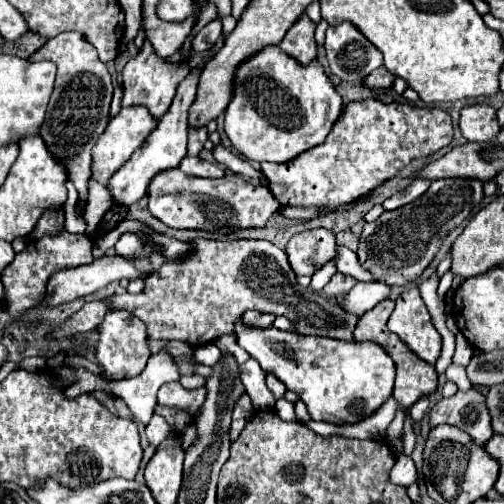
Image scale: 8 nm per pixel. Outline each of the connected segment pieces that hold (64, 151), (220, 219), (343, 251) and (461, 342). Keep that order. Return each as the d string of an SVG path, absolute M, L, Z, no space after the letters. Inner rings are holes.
M60 33L58 37L46 41L30 61L54 61L58 67L54 93L50 97L46 117L40 125L40 137L44 139L52 157L66 169L68 179L78 189L78 207L80 217L84 215L88 201L88 179L90 179L90 161L92 147L98 137L104 133L110 121L110 101L112 101L112 81L106 65L98 59L96 49L84 41L80 33Z
M170 169L170 173L162 173L154 177L148 189L148 209L150 213L160 219L164 225L174 229L204 229L220 235L230 235L236 229L250 229L250 227L266 227L270 215L278 211L278 201L270 197L270 189L264 185L254 185L240 175L224 175L222 179L200 179L188 177L180 169Z
M338 245L338 263L336 265L338 265L340 273L346 273L358 281L376 281L376 277L360 265L358 255L354 251L350 251L348 247Z
M462 333L456 335L456 353L454 353L454 363L458 365L468 365L470 363L470 345Z

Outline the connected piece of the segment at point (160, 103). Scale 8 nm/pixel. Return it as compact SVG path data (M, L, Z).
M144 43L142 51L136 57L132 57L122 71L122 87L124 87L122 107L144 105L154 119L160 119L168 111L170 101L174 97L174 89L178 87L178 81L182 81L184 75L186 75L186 61L168 65L168 61L162 61L158 55L154 55L150 43Z

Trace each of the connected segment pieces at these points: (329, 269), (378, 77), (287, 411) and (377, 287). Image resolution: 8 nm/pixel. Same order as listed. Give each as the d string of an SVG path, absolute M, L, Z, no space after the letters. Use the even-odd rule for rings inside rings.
M333 259L314 273L309 287L314 291L321 291L336 272L335 259Z
M380 67L366 79L366 85L370 89L390 89L394 85L394 79L396 75L392 75L386 67Z
M278 399L274 411L276 411L276 415L278 415L282 421L296 421L294 407L292 407L292 403L286 401L286 399Z
M358 283L348 295L344 309L350 309L352 313L364 315L370 311L376 303L386 299L390 293L390 287L384 283Z

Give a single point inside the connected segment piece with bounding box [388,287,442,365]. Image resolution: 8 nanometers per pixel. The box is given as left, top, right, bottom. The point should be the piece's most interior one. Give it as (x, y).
(411, 321)

